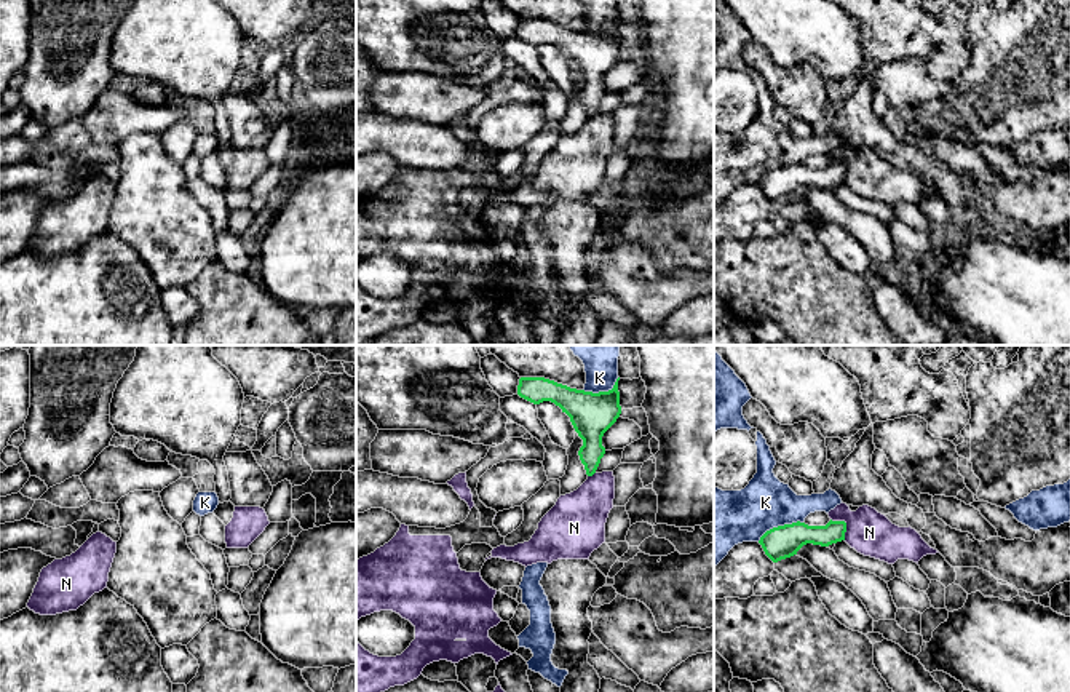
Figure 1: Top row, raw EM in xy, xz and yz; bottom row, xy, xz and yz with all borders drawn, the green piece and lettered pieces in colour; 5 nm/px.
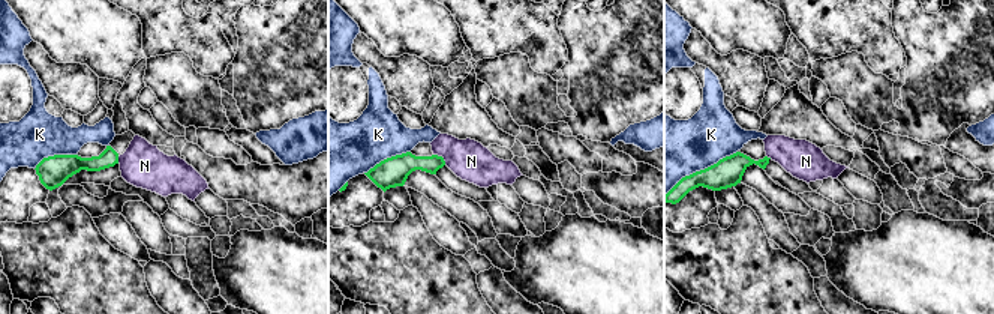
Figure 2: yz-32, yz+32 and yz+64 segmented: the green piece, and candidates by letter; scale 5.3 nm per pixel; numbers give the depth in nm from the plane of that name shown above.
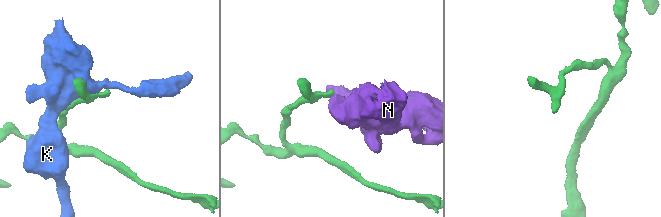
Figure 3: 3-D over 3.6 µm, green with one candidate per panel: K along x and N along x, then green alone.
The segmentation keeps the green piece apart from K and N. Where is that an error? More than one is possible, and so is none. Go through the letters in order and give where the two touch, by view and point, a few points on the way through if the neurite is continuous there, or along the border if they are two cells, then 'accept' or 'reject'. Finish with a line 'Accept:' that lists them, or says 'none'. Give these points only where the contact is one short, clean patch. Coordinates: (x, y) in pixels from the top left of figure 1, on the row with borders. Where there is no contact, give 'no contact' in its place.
K: contact yz (780, 526); reject
N: contact yz (845, 524); border yz (831, 518), (845, 523), (845, 539); reject
Accept: none

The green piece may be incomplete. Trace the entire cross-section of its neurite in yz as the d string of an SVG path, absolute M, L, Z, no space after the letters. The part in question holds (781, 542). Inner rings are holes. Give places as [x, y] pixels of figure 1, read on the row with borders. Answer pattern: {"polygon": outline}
{"polygon": "M830 519L826 526L808 526L797 521L767 531L760 537L759 543L762 545L765 555L773 563L778 563L797 555L797 551L806 543L829 547L842 542L845 540L845 532L845 521Z"}

